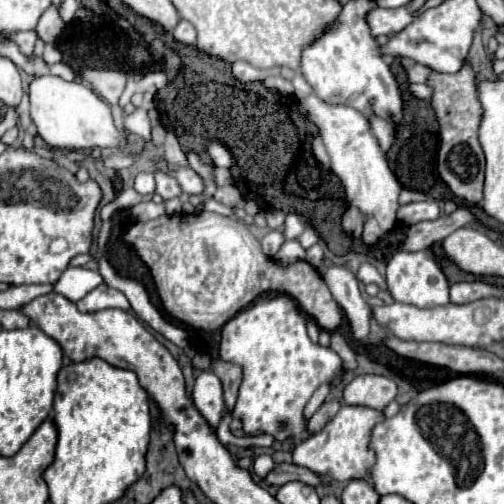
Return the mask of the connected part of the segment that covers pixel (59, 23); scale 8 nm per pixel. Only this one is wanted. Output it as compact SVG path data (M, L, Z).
M51 5L51 7L41 15L41 19L39 19L37 27L35 27L35 33L37 33L45 43L53 43L53 41L61 35L63 29L65 29L65 21L59 17L57 7Z

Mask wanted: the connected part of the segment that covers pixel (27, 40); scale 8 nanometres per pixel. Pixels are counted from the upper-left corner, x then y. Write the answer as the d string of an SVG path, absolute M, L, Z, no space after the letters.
M19 31L17 35L23 35L23 39L19 39L19 47L21 47L21 53L25 57L31 57L33 55L33 47L35 47L35 41L37 41L37 35L33 31Z

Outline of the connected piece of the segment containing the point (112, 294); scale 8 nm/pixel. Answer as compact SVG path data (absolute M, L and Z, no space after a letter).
M103 283L103 285L95 287L93 291L89 291L83 299L79 299L77 309L85 311L85 313L93 313L93 311L101 311L101 309L123 309L123 311L127 311L129 301L121 291Z

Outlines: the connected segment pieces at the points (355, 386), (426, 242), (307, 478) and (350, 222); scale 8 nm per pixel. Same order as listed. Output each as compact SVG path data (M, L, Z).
M359 375L343 393L347 405L365 405L371 409L385 409L397 397L397 383L383 375Z
M457 207L457 211L453 211L451 215L441 215L435 221L421 221L417 225L411 225L401 249L405 251L427 249L429 245L443 241L455 229L475 225L475 223L477 223L477 217L467 207Z
M279 463L267 477L265 477L265 483L267 485L285 485L285 483L289 483L289 481L301 481L301 483L305 483L305 485L319 485L321 483L321 479L313 473L313 471L309 471L309 469L305 469L305 467L297 467L297 465L293 465L293 463Z
M355 207L347 209L343 213L343 217L341 217L341 227L343 227L345 235L359 237L361 235L361 227L363 227L363 215Z

